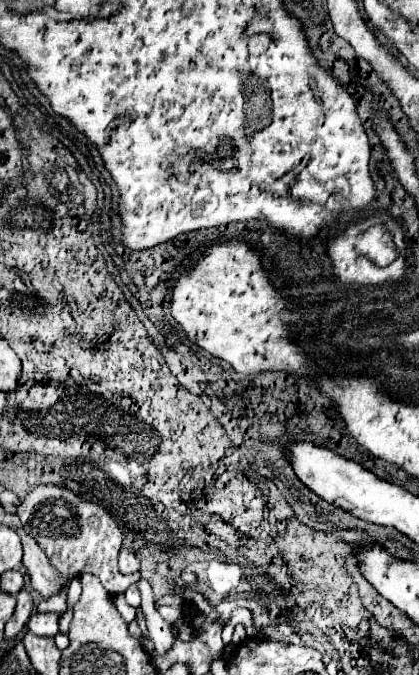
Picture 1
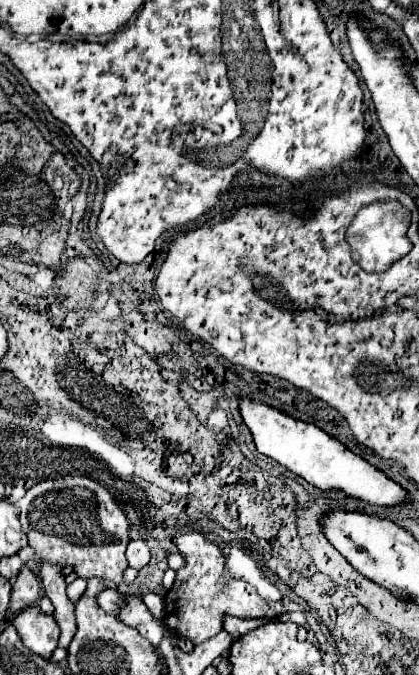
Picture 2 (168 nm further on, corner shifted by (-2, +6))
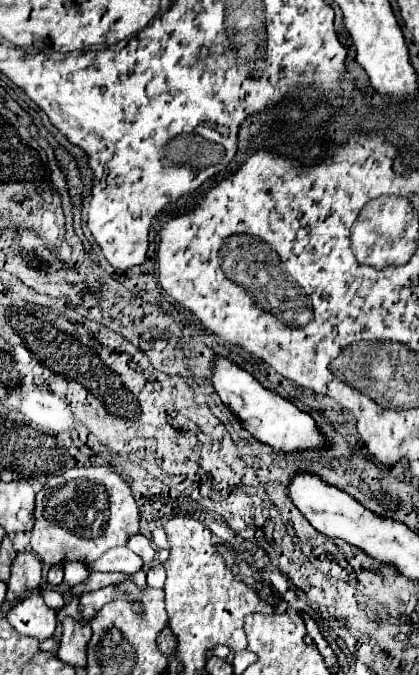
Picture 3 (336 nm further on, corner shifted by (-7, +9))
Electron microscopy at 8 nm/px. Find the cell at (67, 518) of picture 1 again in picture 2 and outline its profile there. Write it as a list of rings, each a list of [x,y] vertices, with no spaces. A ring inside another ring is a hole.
[[[85,475],[57,481],[47,479],[31,487],[15,507],[19,509],[19,521],[29,545],[39,559],[61,567],[69,565],[83,579],[103,577],[115,585],[123,581],[123,571],[127,569],[125,547],[129,543],[129,521],[101,483]],[[65,519],[73,519],[73,523],[65,523]]]

